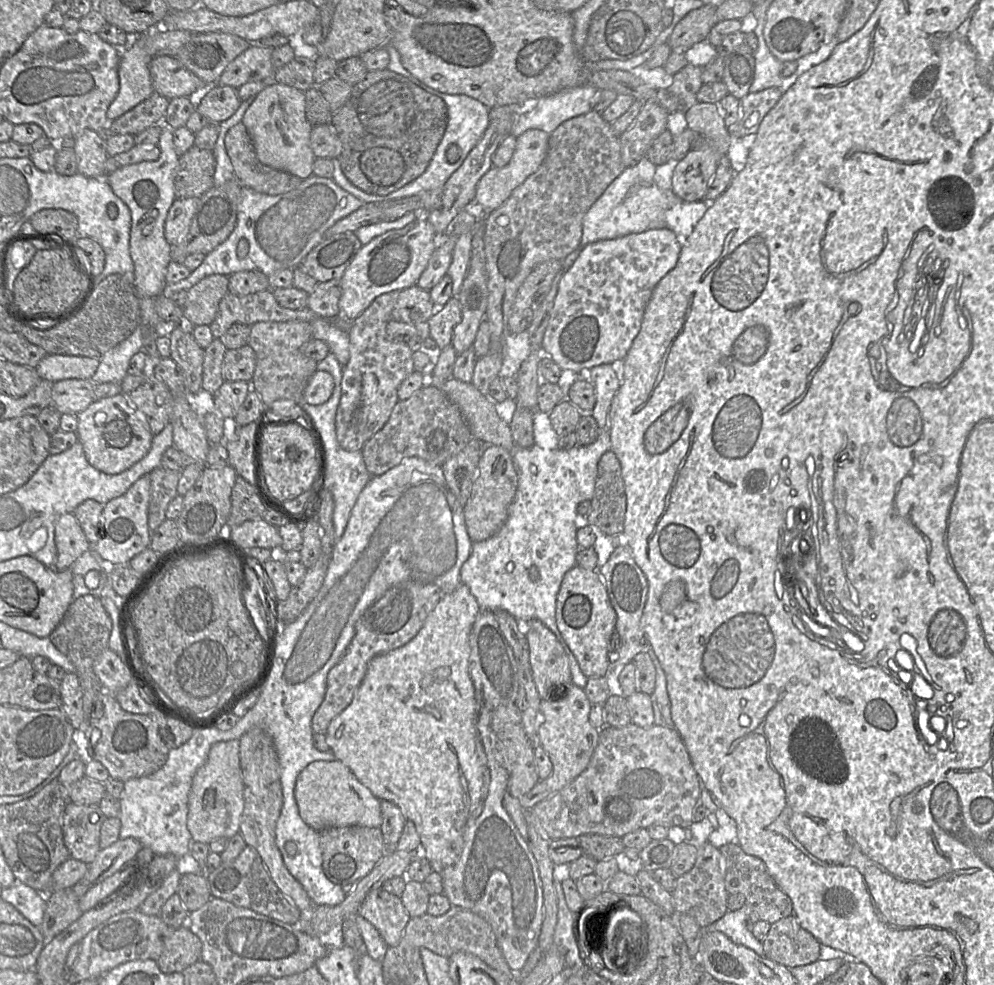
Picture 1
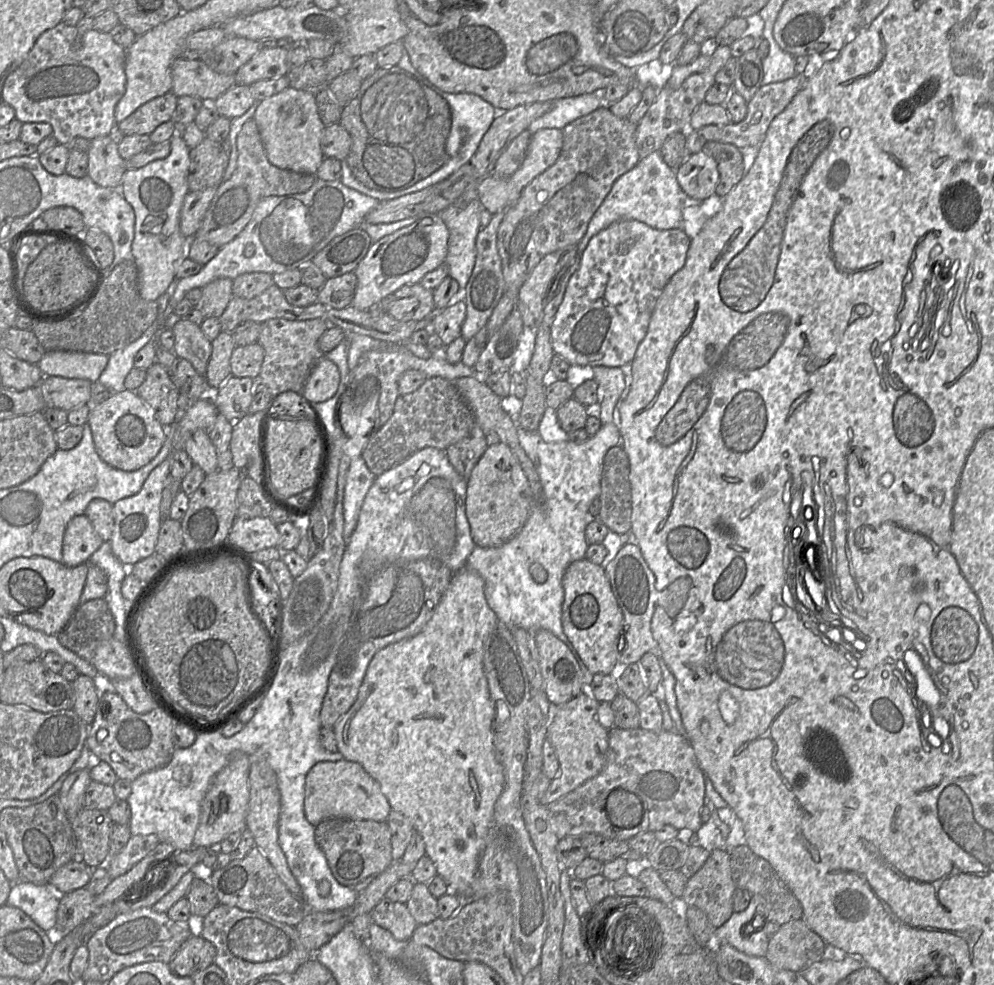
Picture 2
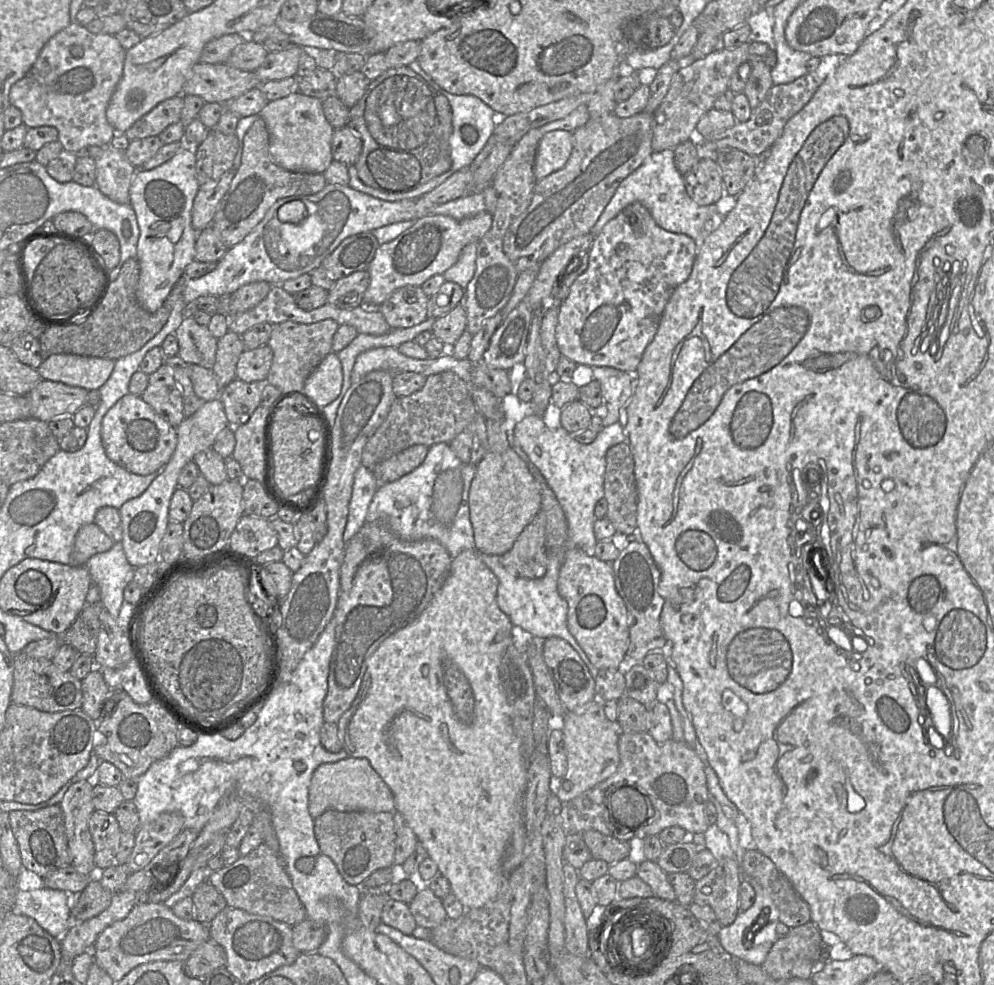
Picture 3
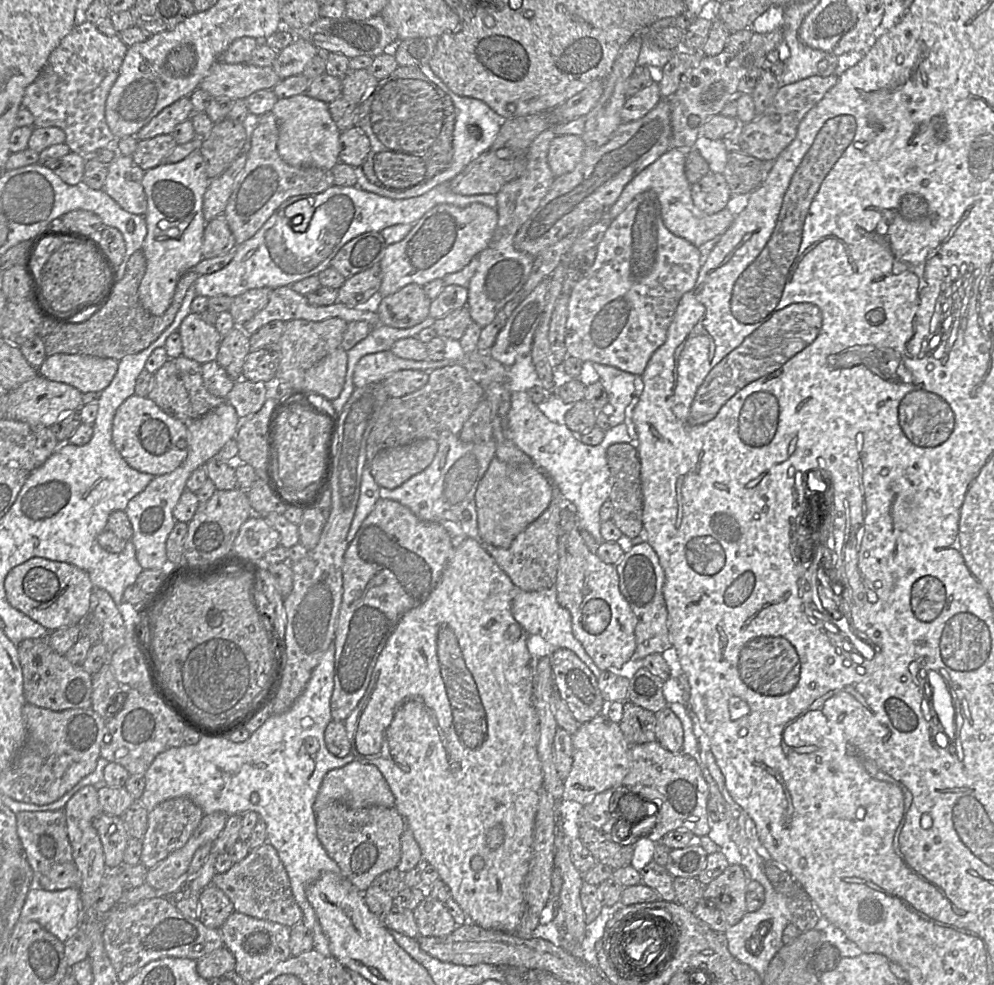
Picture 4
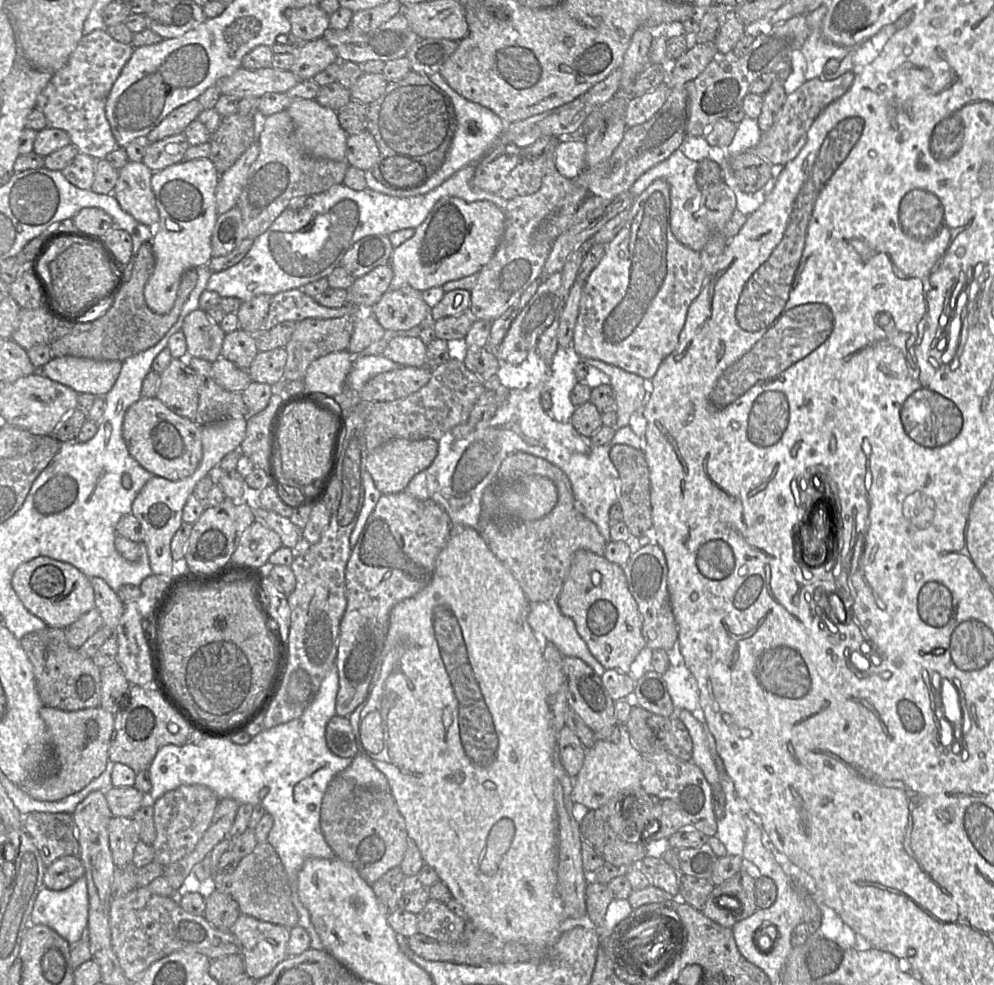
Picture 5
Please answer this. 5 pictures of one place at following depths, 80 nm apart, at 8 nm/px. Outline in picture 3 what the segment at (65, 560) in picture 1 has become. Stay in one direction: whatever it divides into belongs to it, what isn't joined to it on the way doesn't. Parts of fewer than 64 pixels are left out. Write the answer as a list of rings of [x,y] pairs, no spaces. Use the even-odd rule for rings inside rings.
[[[96,524],[83,525],[75,537],[71,564],[84,565],[90,557],[108,551],[113,544],[113,540]]]

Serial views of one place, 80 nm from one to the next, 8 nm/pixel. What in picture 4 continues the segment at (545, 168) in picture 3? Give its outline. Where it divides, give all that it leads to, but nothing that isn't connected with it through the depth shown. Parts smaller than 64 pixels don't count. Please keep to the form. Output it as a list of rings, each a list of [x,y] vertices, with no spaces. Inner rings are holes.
[[[574,134],[556,135],[549,146],[548,163],[555,176],[574,170],[580,162],[586,145],[581,136]]]

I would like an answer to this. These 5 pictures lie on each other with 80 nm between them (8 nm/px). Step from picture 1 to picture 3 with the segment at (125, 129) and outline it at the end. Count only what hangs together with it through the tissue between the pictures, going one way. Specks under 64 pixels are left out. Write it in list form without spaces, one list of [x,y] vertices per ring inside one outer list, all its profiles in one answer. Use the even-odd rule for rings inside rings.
[[[183,94],[166,99],[138,119],[124,133],[129,140],[157,136],[169,125],[180,121],[183,106]]]

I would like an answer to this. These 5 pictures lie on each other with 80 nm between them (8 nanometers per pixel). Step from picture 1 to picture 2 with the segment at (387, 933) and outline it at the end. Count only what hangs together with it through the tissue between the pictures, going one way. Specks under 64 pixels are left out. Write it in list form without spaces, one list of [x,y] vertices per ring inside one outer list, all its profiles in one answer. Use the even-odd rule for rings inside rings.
[[[383,898],[369,913],[373,923],[388,930],[394,938],[408,941],[417,927],[405,903]]]

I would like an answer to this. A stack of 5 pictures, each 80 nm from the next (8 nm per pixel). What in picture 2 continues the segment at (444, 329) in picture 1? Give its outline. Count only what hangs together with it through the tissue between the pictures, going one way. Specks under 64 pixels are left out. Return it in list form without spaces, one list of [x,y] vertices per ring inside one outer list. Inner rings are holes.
[[[454,300],[442,310],[432,315],[432,333],[436,333],[445,346],[461,336],[461,327],[466,317],[466,305],[462,300]]]

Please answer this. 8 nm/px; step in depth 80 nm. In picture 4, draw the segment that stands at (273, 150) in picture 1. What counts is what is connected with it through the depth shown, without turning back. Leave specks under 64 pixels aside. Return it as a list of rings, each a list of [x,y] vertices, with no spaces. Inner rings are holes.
[[[298,94],[278,99],[271,113],[275,115],[279,128],[277,150],[287,164],[330,170],[340,162],[340,130],[331,117],[327,103]]]

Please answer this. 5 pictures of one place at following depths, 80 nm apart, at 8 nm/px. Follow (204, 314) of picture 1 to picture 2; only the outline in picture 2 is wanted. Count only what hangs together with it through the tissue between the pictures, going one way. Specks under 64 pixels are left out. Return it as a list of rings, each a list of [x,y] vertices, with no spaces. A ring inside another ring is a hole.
[[[218,278],[201,289],[197,308],[205,318],[219,318],[233,297],[232,279]]]

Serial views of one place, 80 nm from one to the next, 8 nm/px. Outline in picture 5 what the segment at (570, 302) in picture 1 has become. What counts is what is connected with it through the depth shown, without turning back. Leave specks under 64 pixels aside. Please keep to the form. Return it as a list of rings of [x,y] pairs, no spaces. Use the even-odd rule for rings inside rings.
[[[665,180],[654,181],[641,195],[635,197],[630,207],[630,219],[620,232],[605,245],[605,254],[599,264],[592,270],[584,283],[580,300],[579,314],[574,327],[572,347],[581,359],[596,359],[614,365],[629,373],[636,374],[645,380],[651,380],[662,361],[671,354],[678,345],[687,311],[691,303],[700,294],[706,273],[703,269],[700,253],[680,243],[673,235],[670,227],[670,186]]]

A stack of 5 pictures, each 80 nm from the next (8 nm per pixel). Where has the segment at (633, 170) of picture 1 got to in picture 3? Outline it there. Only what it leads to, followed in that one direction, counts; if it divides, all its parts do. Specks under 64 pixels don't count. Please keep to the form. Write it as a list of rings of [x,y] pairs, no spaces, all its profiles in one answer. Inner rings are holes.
[[[671,148],[653,152],[640,167],[621,181],[613,197],[592,227],[590,234],[595,237],[606,223],[616,217],[625,207],[636,201],[642,203],[650,211],[655,222],[661,228],[688,235],[699,242],[706,237],[706,222],[719,213],[714,204],[699,205],[688,195],[684,177],[676,168],[674,150]]]

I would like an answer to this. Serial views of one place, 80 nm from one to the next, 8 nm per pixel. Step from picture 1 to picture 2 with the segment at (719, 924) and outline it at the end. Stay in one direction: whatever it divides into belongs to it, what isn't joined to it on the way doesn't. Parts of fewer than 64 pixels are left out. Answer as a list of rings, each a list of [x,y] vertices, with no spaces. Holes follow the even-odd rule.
[[[751,897],[745,910],[733,912],[726,923],[713,930],[705,948],[713,955],[722,943],[727,943],[747,955],[765,957],[770,938],[763,929],[754,933],[748,931],[748,924],[755,917],[756,908],[757,900]]]

